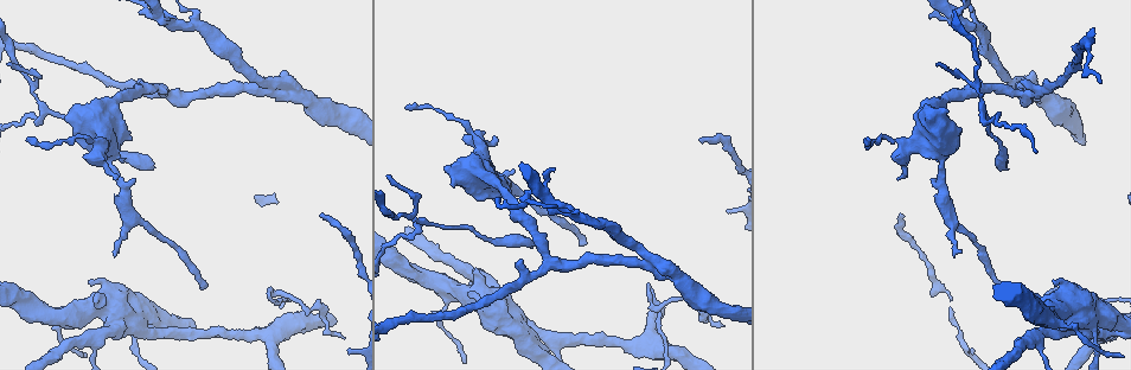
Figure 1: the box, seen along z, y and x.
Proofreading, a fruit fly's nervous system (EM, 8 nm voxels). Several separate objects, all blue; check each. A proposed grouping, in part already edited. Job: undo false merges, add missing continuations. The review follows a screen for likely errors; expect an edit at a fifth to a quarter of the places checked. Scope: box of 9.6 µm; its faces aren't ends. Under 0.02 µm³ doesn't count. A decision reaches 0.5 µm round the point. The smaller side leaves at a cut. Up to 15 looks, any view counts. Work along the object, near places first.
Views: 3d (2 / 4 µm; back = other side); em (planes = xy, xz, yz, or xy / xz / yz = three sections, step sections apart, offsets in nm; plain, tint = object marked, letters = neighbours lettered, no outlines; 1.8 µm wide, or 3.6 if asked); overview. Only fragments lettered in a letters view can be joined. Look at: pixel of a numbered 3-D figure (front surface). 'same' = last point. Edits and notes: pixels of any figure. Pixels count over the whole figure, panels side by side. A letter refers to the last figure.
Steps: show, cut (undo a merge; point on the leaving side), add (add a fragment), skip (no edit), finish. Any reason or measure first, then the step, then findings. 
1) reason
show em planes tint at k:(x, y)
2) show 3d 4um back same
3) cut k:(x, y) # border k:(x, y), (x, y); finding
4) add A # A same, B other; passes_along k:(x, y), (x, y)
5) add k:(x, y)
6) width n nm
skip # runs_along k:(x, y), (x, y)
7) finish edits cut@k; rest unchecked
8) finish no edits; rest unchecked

branch point
show 3d 4um at 1:(655, 308)

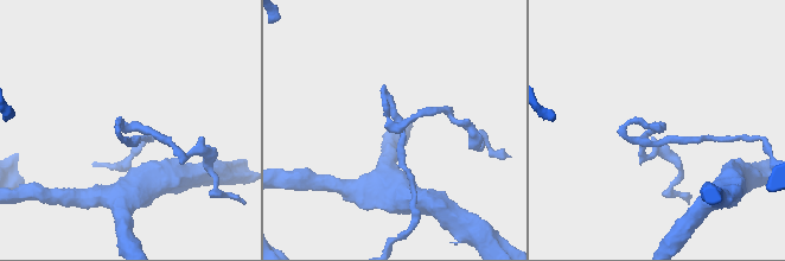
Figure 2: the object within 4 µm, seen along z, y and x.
need the tissue
show em planes letters at 2:(130, 128)

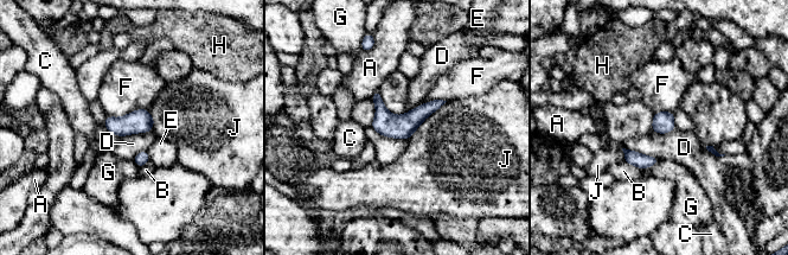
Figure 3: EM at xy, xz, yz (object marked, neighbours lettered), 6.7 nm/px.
longest_contact F 280 nm
skip # A other, B other, C other, D other, E other, F other, G other, H other, J other; one neuron here

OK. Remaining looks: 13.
four-way junction
show em 3.6um xy step 8 tint at 1:(1083, 330)

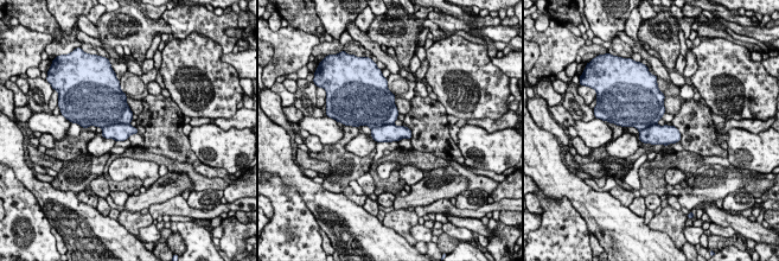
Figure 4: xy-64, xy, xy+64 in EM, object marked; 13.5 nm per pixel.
what lies round it
show em 3.6um xy step 8 letters same

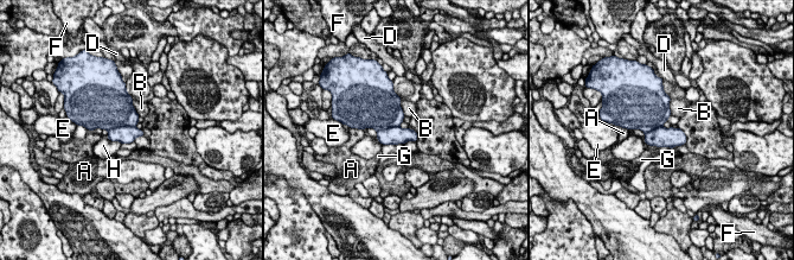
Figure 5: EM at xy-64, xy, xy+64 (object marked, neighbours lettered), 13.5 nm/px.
width 340 nm
cut 5:(126, 134) # A other, B other, D other, E other, F other, G other, H other; border 5:(134, 125), (116, 126), (109, 131); a second neuron is stuck on

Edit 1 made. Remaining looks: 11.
thin end
show 3d 4um at 1:(343, 338)

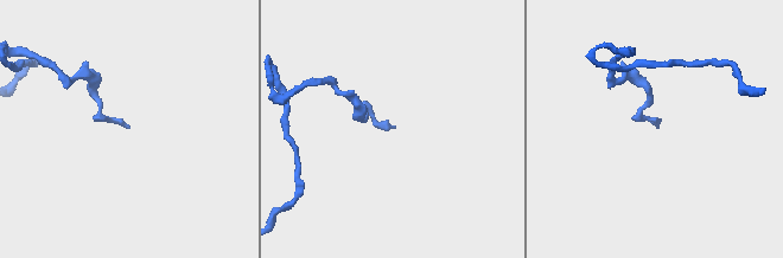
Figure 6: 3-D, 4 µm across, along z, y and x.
shape alone is not enough
show em xy step 16 letters at 6:(656, 128)

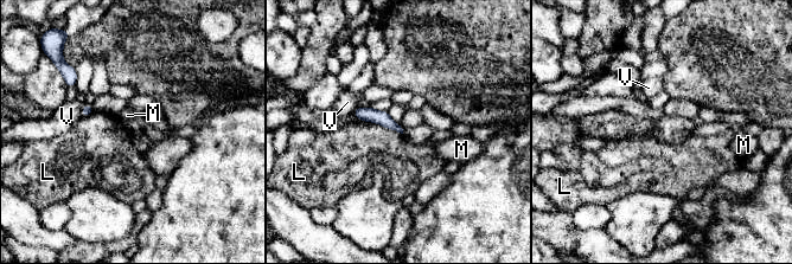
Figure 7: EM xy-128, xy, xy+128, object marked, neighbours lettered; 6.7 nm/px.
show em planes letters same

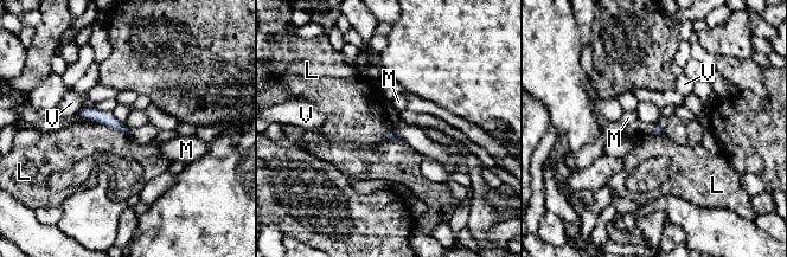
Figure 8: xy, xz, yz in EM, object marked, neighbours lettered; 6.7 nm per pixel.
skip # L other, M other, V other; runs_along 8:(82, 113), (107, 117), (122, 128); none of them fits

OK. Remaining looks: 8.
show em planes letters at 1:(941, 181)

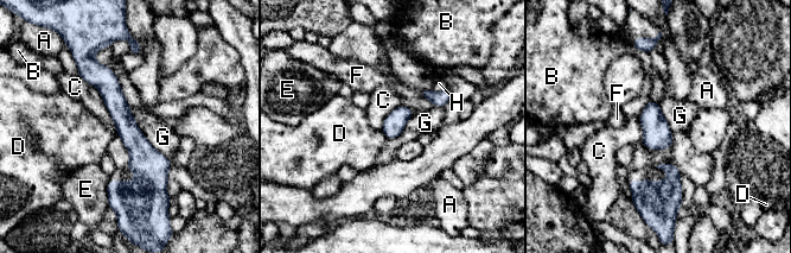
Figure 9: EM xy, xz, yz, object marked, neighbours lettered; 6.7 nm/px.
skip # A other, B other, C other, D other, E other, F other, G other, H other; border 9:(129, 108), (142, 134), (168, 159); continuous, no second neuron

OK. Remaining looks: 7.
four-way junction
show 3d 2um at 1:(256, 88)

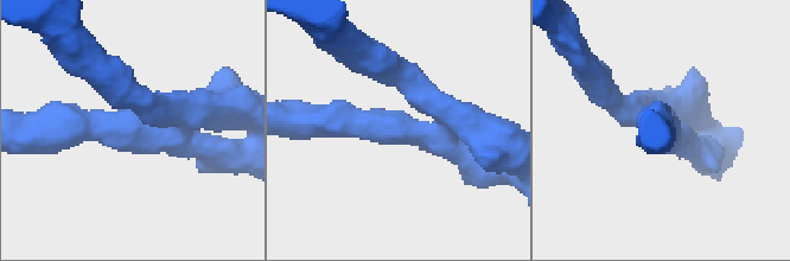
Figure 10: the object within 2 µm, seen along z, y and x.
show em xz step 16 plain at 10:(397, 120)

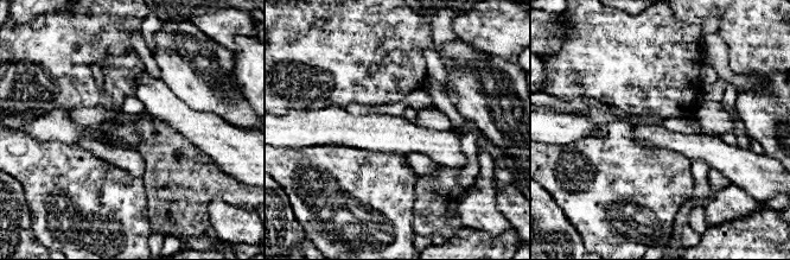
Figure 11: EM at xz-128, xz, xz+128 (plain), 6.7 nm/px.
show em xz step 16 letters same

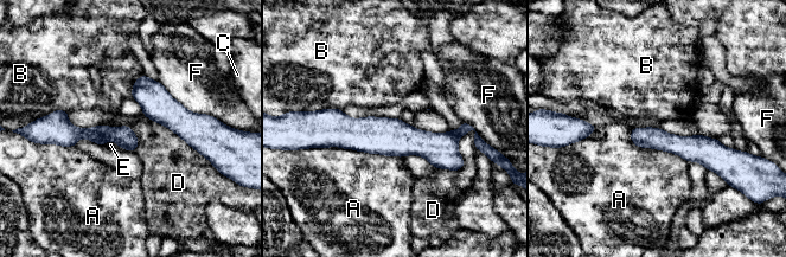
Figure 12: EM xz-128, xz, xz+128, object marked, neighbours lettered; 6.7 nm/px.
skip # A other, B other, C other, D other, E other, F other; continuous, no second neuron

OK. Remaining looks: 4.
looks like a crossing
show em yz step 4 tint at 1:(159, 13)

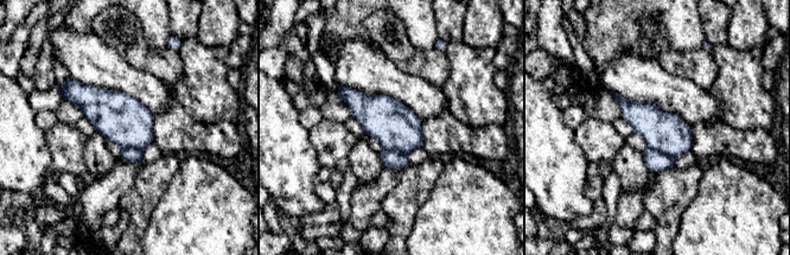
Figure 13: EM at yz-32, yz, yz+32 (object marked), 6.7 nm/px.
show em planes tint same

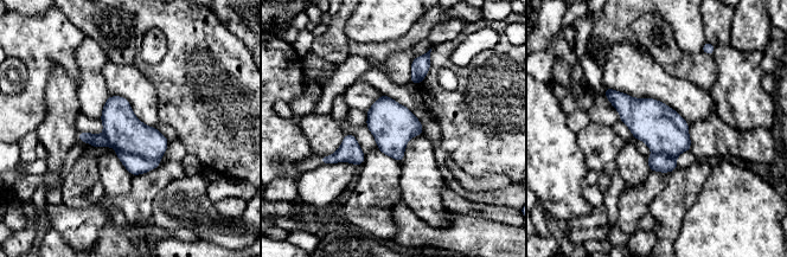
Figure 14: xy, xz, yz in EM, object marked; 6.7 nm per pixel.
see the neighbours
show em planes letters same

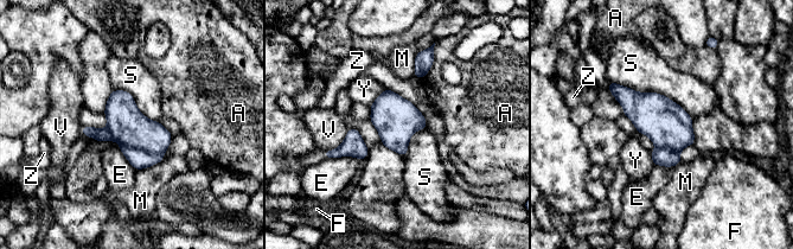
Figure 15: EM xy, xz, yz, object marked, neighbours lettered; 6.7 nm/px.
skip # A other, E other, F other, M other, S other, V other, Y other, Z other; border 15:(609, 81), (663, 94), (692, 117); one neuron here

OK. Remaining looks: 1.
finish edits cut@5; rest unchecked

